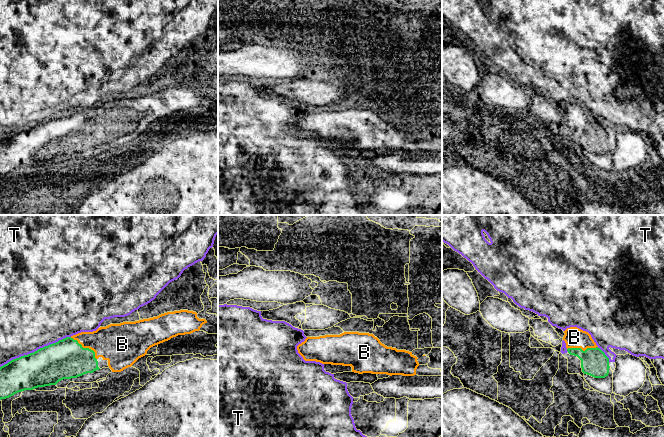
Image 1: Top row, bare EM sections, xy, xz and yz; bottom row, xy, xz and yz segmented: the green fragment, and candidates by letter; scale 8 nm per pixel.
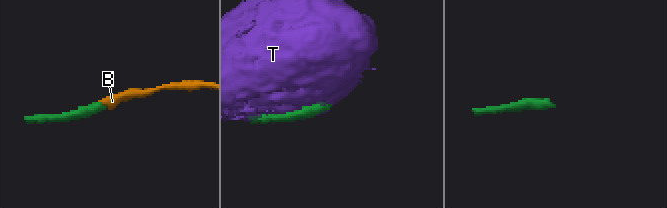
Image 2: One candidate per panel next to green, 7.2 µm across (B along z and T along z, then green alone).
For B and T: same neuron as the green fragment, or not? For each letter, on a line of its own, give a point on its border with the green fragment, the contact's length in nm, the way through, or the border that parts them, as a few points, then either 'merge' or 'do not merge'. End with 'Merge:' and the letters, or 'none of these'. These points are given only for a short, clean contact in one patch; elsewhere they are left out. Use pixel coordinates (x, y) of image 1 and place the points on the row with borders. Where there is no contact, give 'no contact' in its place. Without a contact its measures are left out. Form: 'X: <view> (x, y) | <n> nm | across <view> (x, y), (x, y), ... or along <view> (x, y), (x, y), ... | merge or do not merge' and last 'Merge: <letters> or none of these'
B: xy (86, 348) | 280 nm | across xy (65, 359), (77, 355), (86, 348), (98, 343), (116, 343) | merge
T: xy (35, 351) | 600 nm | do not merge
Merge: B

